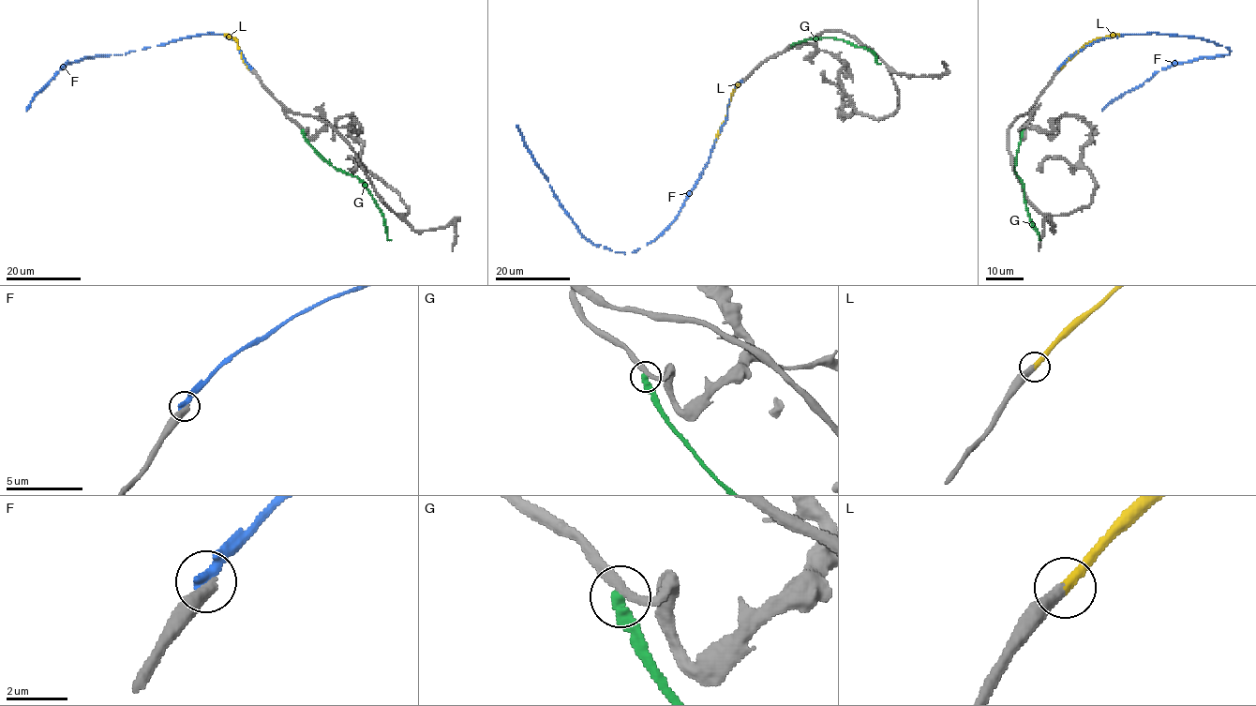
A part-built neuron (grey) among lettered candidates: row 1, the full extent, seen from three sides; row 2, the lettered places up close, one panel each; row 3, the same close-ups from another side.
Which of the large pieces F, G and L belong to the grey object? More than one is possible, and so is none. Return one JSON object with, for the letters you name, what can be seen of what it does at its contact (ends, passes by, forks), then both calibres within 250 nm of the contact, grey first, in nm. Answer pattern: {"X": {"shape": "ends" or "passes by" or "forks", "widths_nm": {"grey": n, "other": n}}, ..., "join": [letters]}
{"L": {"shape": "ends", "widths_nm": {"grey": 360, "other": 360}}, "join": ["L"]}

